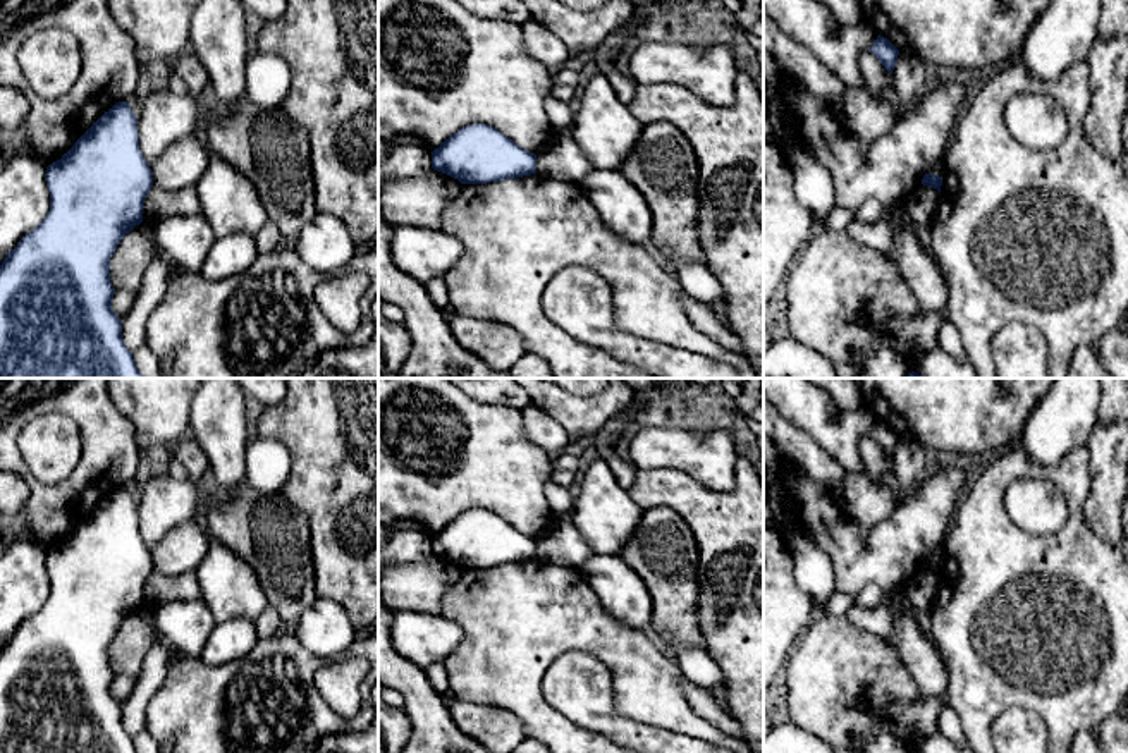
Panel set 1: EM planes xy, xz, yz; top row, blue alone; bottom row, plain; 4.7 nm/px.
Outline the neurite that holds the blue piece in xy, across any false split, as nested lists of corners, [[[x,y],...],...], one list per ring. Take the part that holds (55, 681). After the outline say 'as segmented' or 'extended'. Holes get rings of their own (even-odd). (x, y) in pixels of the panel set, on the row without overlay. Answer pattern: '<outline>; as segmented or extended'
[[[127,487],[115,488],[105,497],[60,545],[46,552],[50,597],[28,617],[17,631],[5,640],[0,650],[0,753],[138,753],[132,738],[122,725],[122,705],[112,695],[115,674],[110,667],[110,643],[117,631],[136,610],[143,607],[143,588],[153,572],[153,559],[139,533],[138,502]]]; as segmented

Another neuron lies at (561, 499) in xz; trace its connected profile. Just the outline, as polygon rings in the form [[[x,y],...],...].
[[[550,476],[545,483],[545,497],[557,521],[569,521],[574,505],[574,490],[561,487]]]

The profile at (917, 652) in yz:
[[[892,590],[884,598],[892,617],[892,638],[922,695],[927,698],[942,698],[946,696],[947,686],[946,670],[935,648],[922,634],[915,619],[903,612],[904,598],[906,595],[903,590]]]

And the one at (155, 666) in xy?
[[[162,636],[153,640],[136,686],[122,705],[122,725],[131,738],[146,729],[146,707],[163,684],[172,655],[172,648]]]

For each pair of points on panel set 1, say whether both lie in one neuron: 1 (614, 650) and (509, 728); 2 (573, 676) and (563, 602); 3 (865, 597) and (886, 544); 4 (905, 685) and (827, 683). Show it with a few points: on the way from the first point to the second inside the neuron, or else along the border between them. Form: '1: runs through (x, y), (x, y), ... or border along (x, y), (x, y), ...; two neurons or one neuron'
1: border along (482, 704), (509, 709), (521, 721), (527, 734); two neurons
2: border along (607, 666), (590, 654), (566, 650), (542, 679); two neurons
3: border along (884, 593), (876, 585), (865, 585), (855, 595); two neurons
4: runs through (886, 674), (846, 674); one neuron

